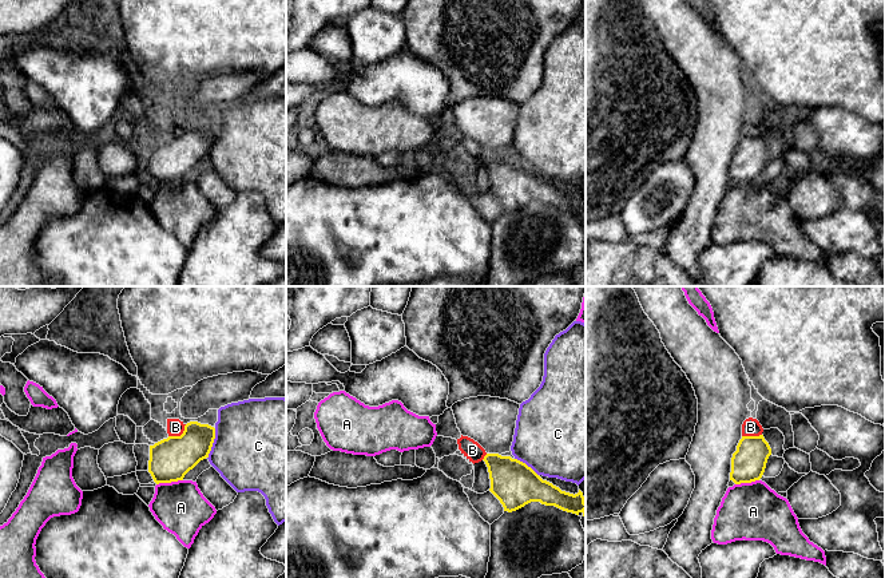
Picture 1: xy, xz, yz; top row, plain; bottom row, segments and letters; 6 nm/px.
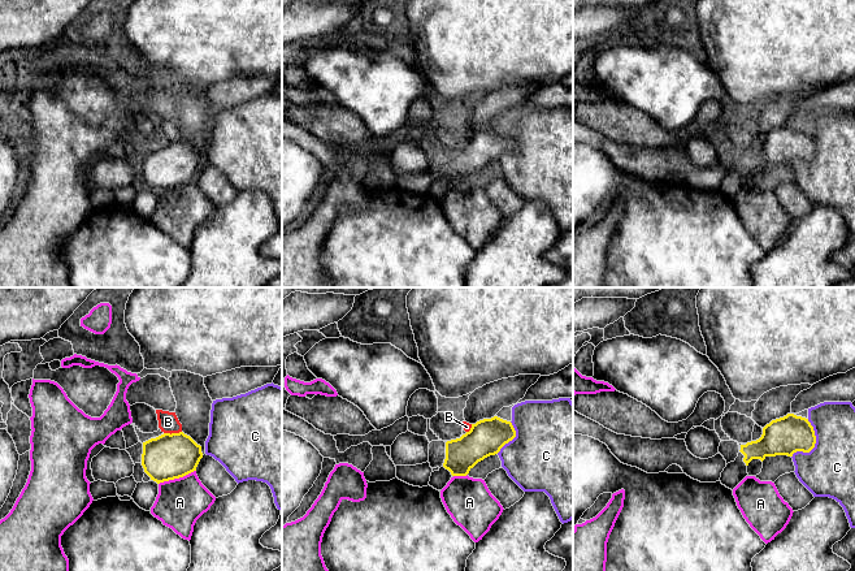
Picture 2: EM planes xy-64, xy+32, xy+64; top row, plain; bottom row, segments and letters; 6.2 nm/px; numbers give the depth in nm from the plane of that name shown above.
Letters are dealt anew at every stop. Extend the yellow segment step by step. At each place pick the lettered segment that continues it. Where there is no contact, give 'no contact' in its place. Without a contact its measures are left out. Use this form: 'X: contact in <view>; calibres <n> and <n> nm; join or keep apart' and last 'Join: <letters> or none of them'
A: contact in xy; calibres 260 and 300 nm; keep apart
B: contact in xy; calibres 260 and 100 nm; keep apart
C: contact in xy; calibres 240 and 480 nm; keep apart
Join: none of them

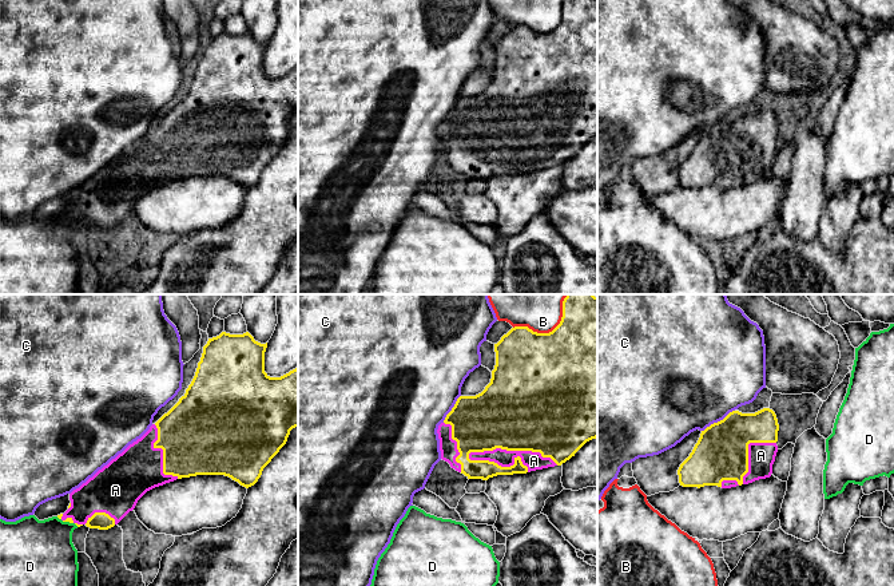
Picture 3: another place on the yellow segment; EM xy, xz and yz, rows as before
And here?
A: contact in xz; calibres 500 and 110 nm; join
B: contact in xz; calibres 500 and 200 nm; keep apart
C: contact in yz; calibres 320 and 480 nm; keep apart
D: contact in xy; calibres 30 and 400 nm; keep apart
Join: A

